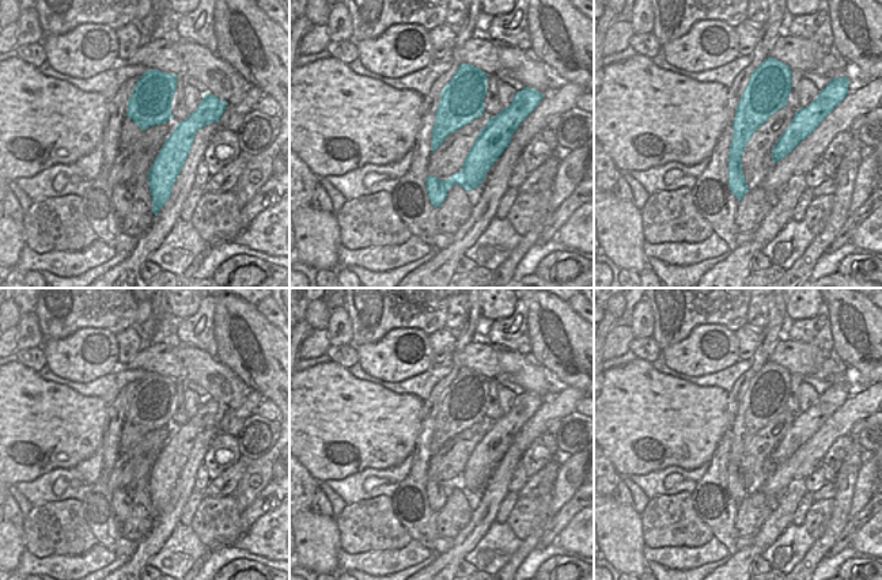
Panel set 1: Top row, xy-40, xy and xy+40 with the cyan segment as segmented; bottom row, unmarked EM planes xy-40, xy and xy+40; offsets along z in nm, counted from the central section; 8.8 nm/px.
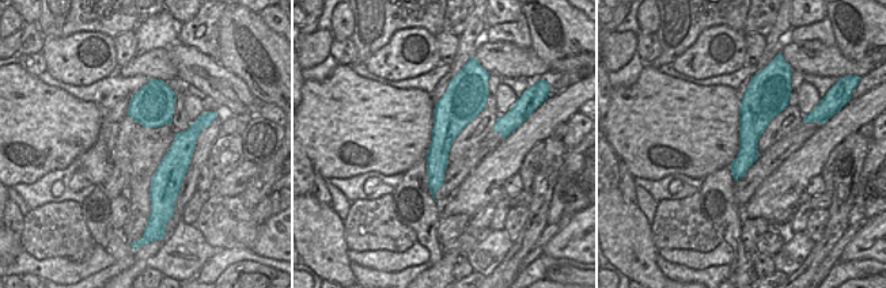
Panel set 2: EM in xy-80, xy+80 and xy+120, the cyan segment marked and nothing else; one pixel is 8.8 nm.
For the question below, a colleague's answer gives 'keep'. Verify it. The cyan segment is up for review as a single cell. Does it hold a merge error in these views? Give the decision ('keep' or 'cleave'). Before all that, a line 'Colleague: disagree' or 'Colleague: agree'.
Colleague: disagree
cleave

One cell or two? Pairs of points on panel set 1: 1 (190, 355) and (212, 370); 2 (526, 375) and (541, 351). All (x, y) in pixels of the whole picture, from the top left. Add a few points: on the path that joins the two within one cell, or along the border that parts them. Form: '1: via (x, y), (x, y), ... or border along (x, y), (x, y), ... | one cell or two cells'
1: via (196, 360), (207, 370) | one cell
2: border along (529, 353), (547, 368) | two cells

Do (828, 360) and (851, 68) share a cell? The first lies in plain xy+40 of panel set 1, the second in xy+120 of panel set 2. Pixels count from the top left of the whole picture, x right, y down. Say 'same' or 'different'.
same

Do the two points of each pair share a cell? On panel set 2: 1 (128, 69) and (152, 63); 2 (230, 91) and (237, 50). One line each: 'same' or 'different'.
1: same
2: different

